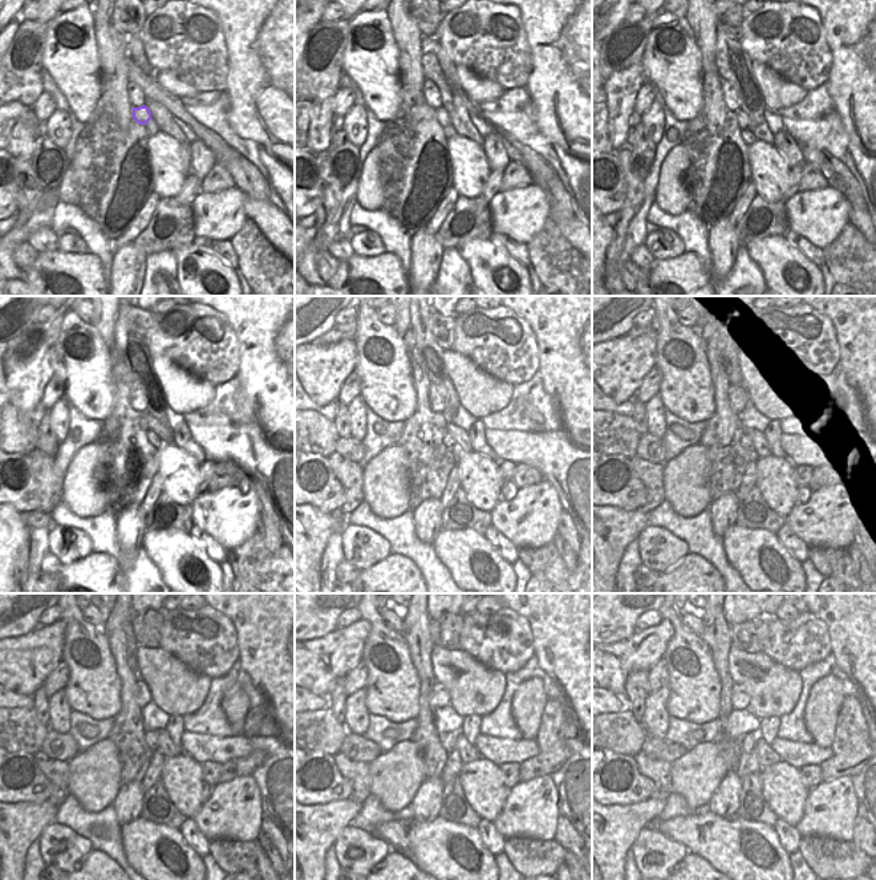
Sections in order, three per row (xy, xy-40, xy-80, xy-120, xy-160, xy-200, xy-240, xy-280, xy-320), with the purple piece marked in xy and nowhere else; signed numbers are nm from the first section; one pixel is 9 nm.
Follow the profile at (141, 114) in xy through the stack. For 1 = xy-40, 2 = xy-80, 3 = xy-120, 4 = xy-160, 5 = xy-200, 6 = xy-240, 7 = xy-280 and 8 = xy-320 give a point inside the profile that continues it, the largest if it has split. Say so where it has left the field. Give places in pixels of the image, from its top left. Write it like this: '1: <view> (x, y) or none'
1: xy-40 (442, 116)
2: xy-80 (742, 118)
3: xy-120 (153, 424)
4: xy-160 (459, 436)
5: xy-200 (761, 447)
6: xy-240 (165, 745)
7: xy-280 (469, 753)
8: xy-320 (766, 755)

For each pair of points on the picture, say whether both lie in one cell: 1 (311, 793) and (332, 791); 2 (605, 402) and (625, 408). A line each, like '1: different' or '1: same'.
1: same
2: same

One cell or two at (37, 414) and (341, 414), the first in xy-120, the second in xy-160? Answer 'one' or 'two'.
two

